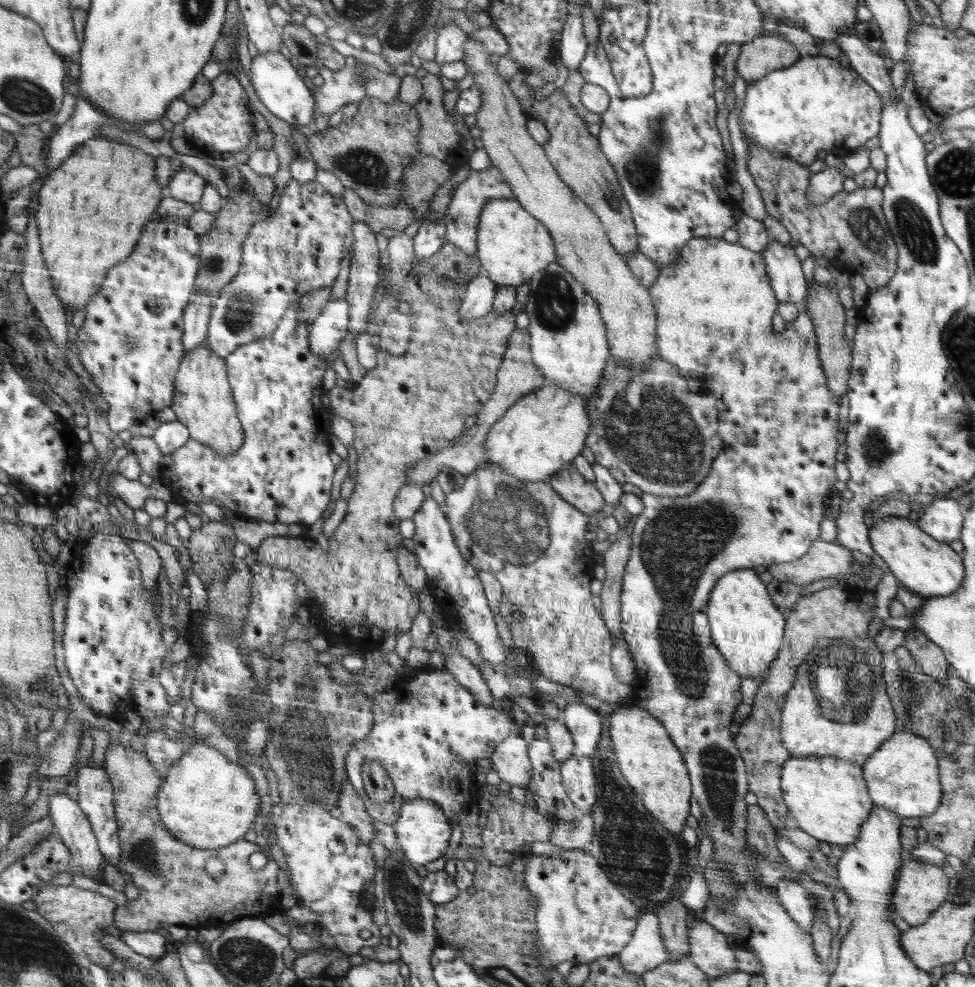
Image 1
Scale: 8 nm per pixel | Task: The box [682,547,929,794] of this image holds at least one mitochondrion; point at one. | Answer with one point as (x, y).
(844, 675)

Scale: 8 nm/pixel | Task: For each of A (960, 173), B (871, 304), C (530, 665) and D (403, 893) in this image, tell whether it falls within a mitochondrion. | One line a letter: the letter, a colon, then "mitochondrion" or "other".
A: mitochondrion
B: other
C: other
D: mitochondrion

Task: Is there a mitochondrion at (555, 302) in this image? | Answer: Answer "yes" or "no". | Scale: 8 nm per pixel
yes

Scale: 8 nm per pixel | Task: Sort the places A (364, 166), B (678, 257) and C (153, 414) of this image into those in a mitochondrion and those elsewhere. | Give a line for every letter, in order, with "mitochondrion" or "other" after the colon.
A: mitochondrion
B: other
C: other

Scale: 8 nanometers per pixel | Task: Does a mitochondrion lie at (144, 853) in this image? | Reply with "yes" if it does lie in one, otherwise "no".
yes

